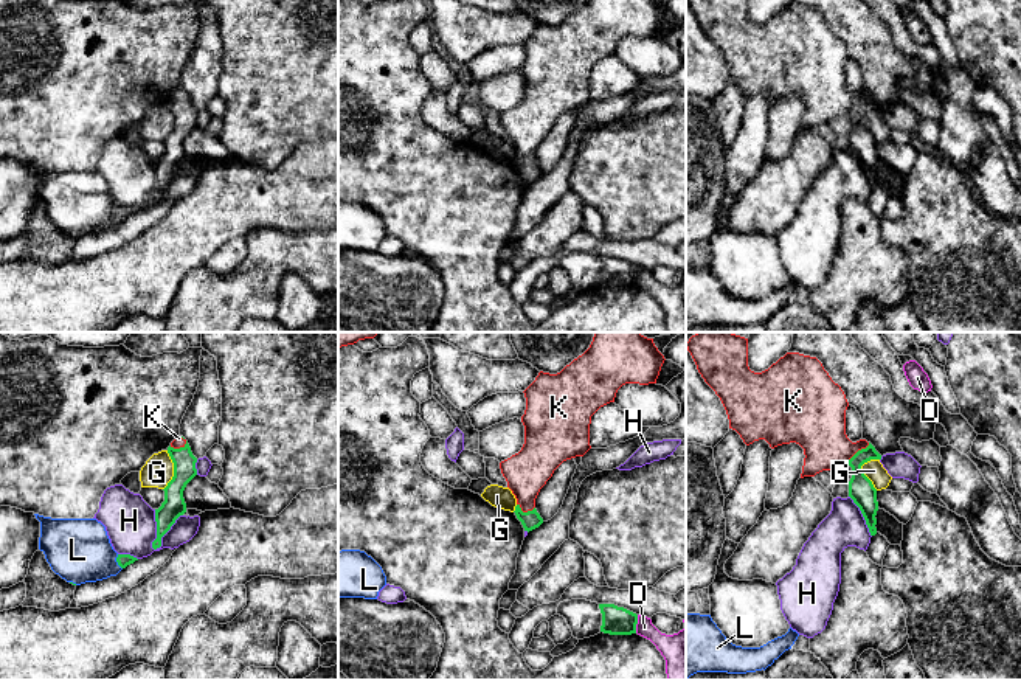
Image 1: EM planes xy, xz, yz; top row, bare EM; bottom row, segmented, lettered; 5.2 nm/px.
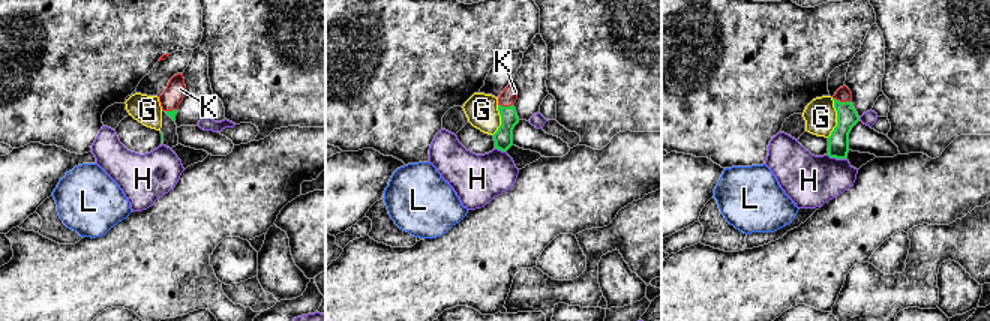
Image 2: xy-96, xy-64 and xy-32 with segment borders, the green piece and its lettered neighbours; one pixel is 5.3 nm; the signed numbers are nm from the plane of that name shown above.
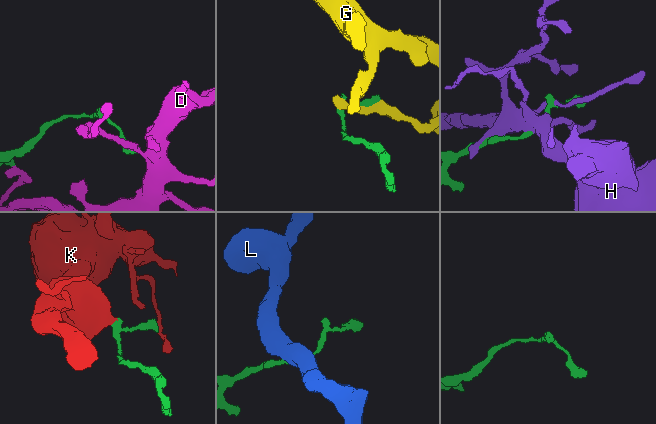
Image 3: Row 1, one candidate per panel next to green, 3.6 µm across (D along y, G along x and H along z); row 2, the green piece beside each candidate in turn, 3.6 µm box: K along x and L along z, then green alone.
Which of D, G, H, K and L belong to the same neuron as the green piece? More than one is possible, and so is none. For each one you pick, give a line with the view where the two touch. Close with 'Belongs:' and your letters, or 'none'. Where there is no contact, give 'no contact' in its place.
K: contact in yz
Belongs: K

